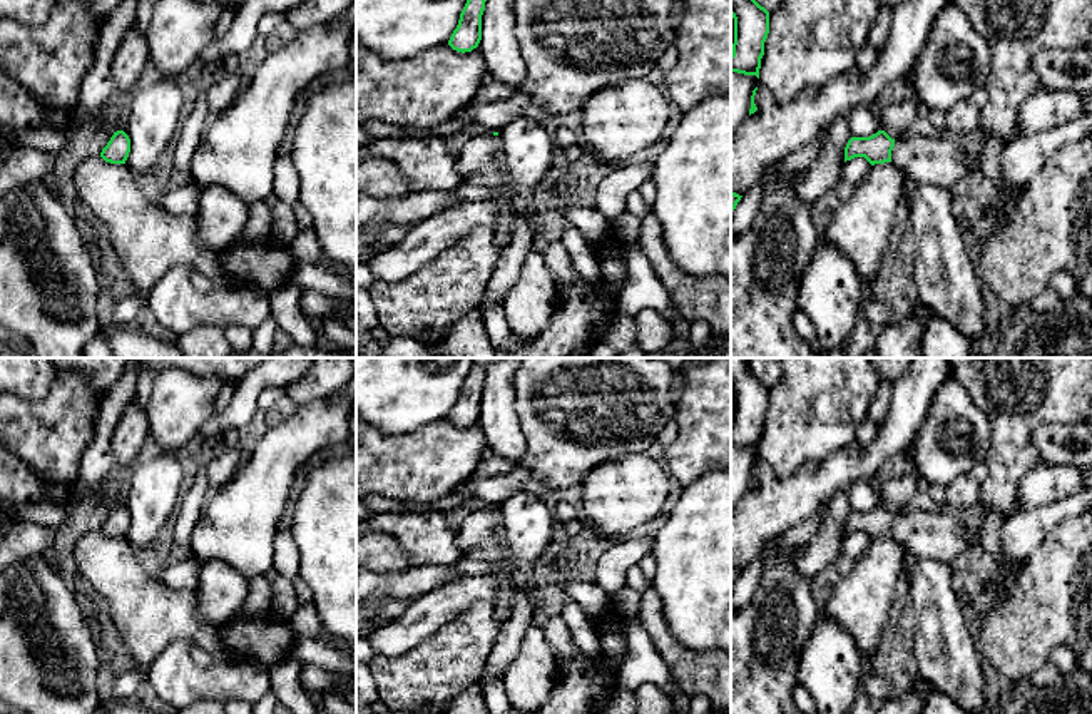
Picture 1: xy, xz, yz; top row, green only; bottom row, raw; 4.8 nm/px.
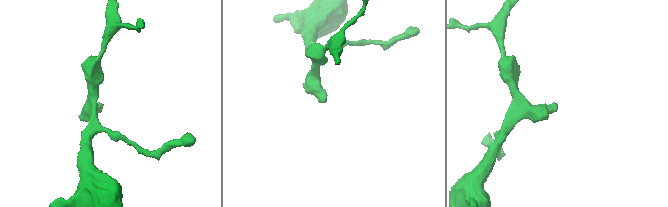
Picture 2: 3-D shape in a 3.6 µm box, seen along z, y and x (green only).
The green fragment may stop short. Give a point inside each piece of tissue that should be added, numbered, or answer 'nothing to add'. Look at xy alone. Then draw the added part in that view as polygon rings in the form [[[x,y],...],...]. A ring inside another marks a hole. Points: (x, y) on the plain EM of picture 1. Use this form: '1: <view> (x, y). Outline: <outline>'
nothing to add

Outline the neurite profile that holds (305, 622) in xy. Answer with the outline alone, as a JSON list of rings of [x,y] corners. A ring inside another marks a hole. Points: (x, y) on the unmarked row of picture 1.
[[[313,604],[299,605],[299,609],[288,622],[294,632],[296,640],[318,639],[323,630],[323,625]]]

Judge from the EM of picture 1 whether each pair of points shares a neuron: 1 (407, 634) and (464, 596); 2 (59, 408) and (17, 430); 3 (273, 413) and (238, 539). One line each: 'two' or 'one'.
1: one
2: one
3: two

